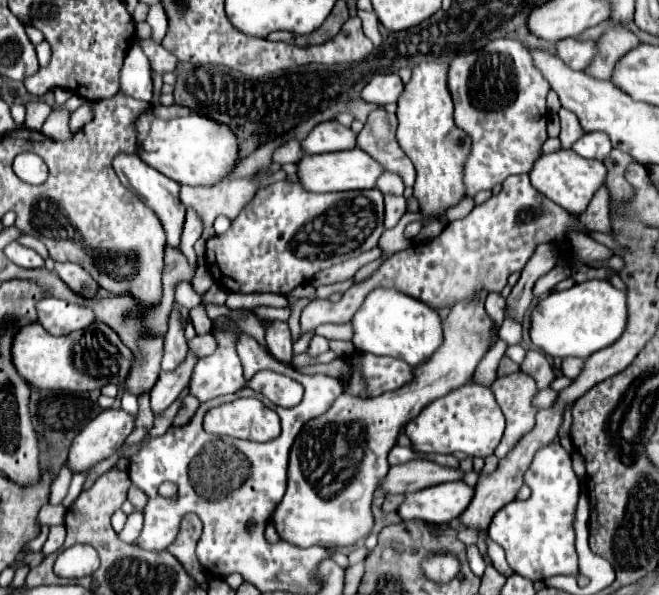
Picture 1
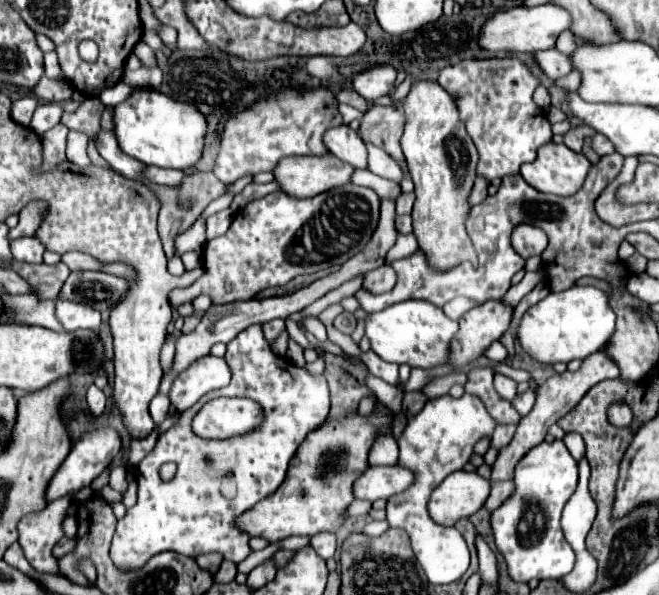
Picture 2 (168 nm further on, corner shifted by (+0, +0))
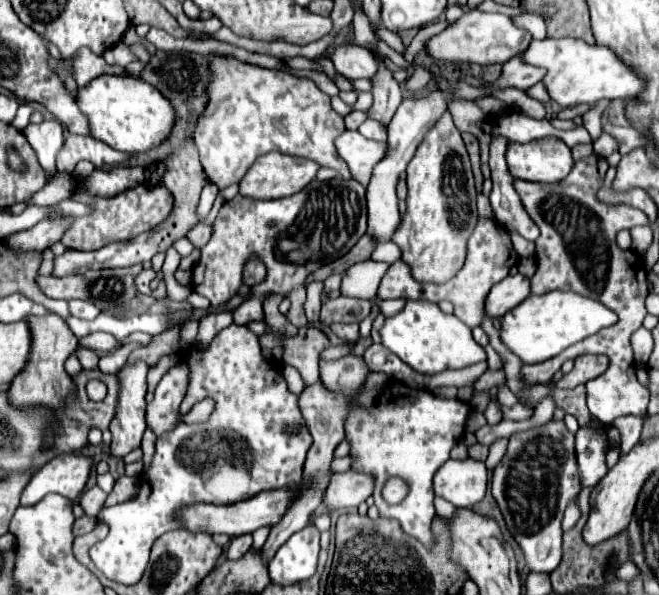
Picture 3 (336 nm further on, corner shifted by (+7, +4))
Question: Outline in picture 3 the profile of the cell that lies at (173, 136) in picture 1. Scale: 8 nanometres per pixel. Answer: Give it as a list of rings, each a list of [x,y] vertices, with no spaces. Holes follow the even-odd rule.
[[[101,75],[77,91],[79,109],[91,119],[91,133],[97,141],[123,153],[143,153],[167,141],[175,129],[175,107],[155,87],[131,75]]]

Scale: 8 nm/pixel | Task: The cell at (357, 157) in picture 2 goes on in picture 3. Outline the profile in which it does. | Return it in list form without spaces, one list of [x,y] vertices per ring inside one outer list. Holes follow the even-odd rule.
[[[345,131],[335,139],[339,157],[349,165],[351,177],[367,187],[371,171],[387,151],[387,143],[375,143],[359,135],[359,131]]]

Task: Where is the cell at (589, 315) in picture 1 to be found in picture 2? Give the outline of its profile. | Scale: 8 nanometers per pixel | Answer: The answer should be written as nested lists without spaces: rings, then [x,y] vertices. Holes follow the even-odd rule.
[[[570,287],[560,293],[550,293],[540,303],[530,307],[518,325],[516,339],[522,349],[544,365],[570,363],[572,359],[586,359],[606,345],[614,333],[616,315],[608,305],[606,293],[596,287]]]

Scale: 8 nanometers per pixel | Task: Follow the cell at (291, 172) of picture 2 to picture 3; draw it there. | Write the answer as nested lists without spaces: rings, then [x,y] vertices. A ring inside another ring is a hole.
[[[267,153],[261,155],[255,165],[251,167],[251,171],[247,171],[247,175],[241,179],[239,187],[241,187],[241,195],[245,197],[253,197],[253,199],[275,199],[275,197],[289,197],[297,191],[303,191],[317,175],[317,171],[321,169],[319,163],[313,163],[311,159],[303,159],[303,157],[291,157],[291,155],[283,155],[283,153]]]

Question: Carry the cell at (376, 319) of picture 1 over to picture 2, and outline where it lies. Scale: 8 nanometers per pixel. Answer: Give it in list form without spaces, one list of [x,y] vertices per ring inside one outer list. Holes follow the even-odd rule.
[[[402,301],[402,303],[390,305],[378,313],[368,315],[368,319],[366,319],[366,337],[370,337],[370,341],[372,341],[372,351],[376,355],[380,355],[384,361],[390,361],[396,365],[406,363],[408,367],[428,369],[428,367],[438,367],[438,365],[448,363],[450,341],[454,339],[456,333],[458,333],[458,323],[448,319],[440,307],[434,307],[432,303],[426,303],[426,301]]]

